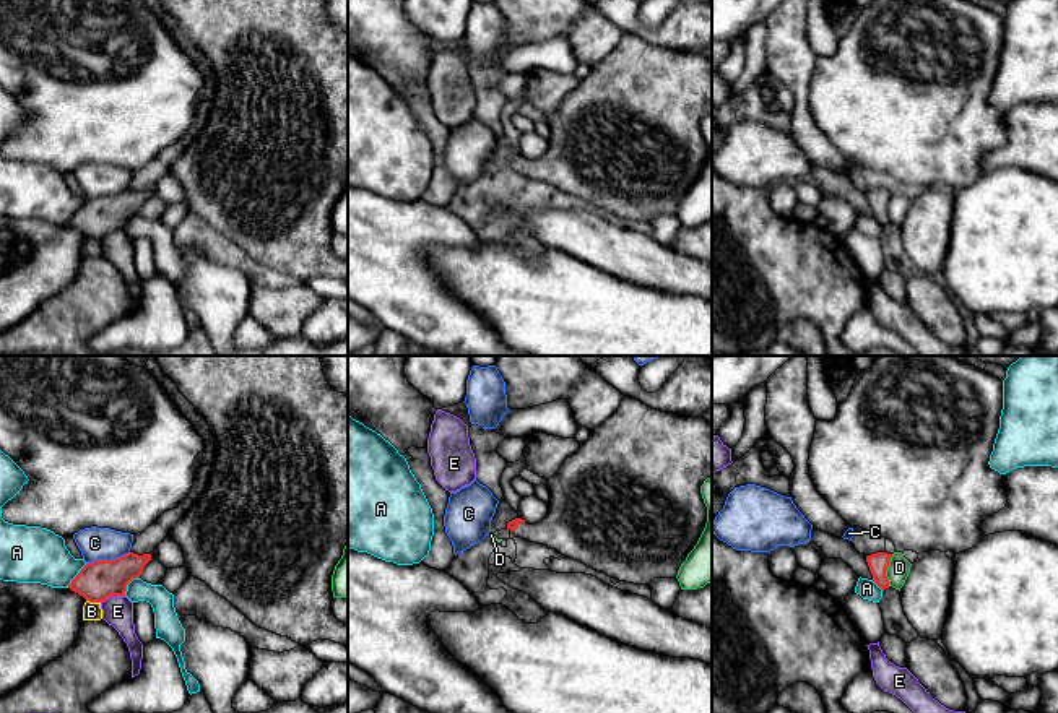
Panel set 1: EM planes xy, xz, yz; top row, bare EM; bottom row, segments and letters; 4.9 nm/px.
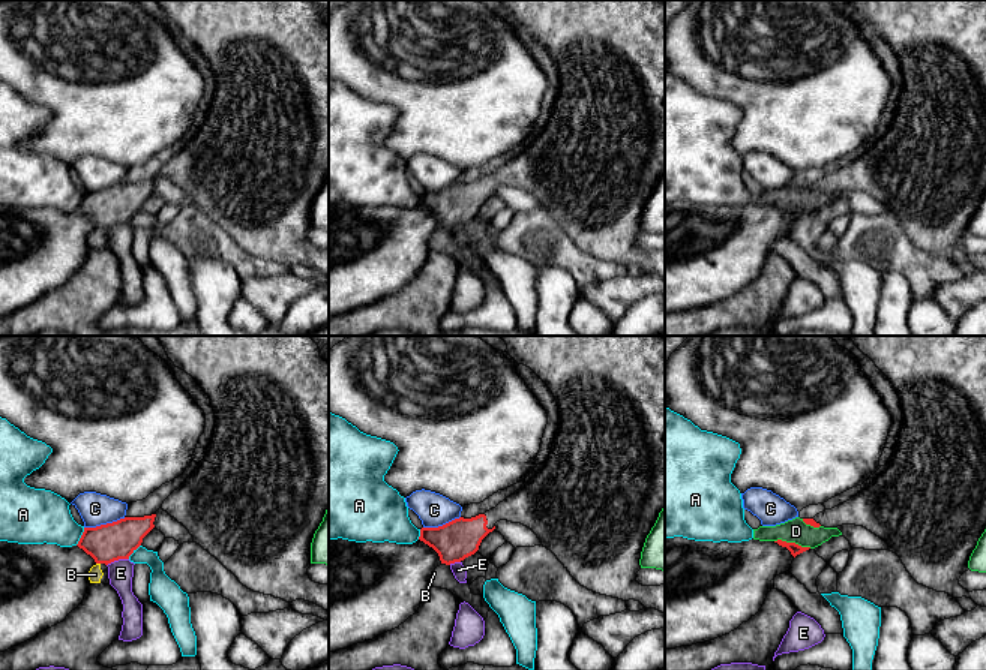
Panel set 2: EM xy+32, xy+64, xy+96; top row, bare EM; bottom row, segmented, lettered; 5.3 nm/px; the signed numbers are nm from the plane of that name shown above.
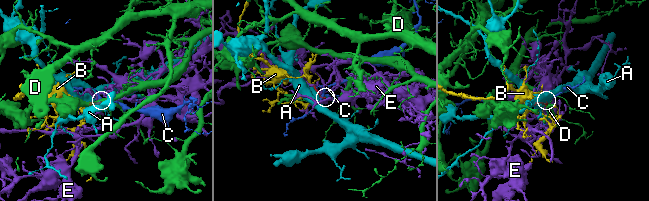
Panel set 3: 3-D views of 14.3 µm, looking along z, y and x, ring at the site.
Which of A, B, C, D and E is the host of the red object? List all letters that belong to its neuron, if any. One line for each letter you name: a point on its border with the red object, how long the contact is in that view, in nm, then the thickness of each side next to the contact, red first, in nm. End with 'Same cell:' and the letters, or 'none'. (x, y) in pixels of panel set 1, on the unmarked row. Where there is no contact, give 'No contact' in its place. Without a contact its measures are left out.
Same cell: none

